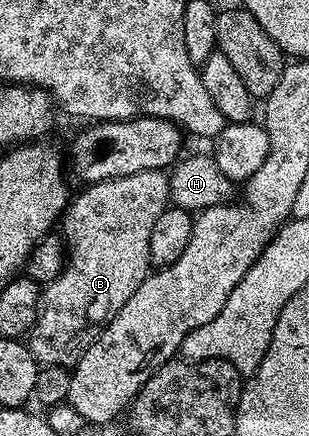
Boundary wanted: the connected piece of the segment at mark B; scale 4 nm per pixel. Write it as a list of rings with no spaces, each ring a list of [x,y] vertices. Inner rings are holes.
[[[165,170],[106,179],[103,183],[89,184],[79,195],[77,192],[73,196],[60,220],[60,235],[68,248],[68,262],[52,282],[45,284],[40,295],[38,316],[28,332],[28,346],[39,365],[74,368],[80,357],[84,357],[86,350],[97,341],[103,327],[112,322],[120,309],[124,309],[128,297],[132,297],[132,293],[136,293],[151,274],[152,225],[156,225],[156,217],[166,211],[170,202],[170,176]]]

